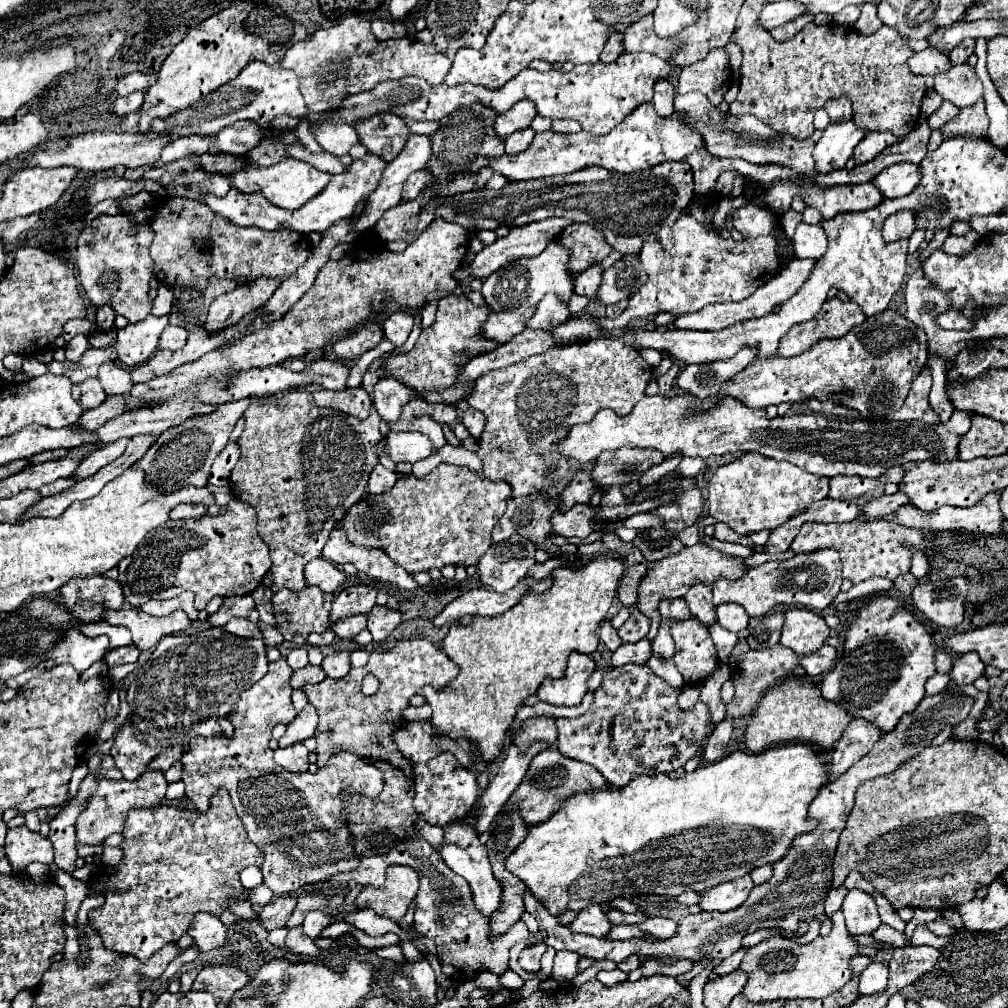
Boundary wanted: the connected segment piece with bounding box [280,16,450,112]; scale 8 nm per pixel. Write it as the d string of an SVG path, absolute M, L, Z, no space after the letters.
M346 16L336 26L318 30L310 38L288 48L282 68L294 70L300 80L300 94L306 106L314 112L328 112L328 98L346 98L364 90L372 90L378 82L396 80L404 76L420 76L428 84L438 86L450 70L450 58L440 54L434 44L420 44L416 38L376 40L370 30L370 20L360 16Z

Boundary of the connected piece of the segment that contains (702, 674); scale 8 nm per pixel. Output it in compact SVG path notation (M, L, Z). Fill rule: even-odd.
M674 620L672 636L676 642L674 662L682 674L682 678L692 684L694 680L704 680L718 666L716 648L708 628L704 628L698 620Z

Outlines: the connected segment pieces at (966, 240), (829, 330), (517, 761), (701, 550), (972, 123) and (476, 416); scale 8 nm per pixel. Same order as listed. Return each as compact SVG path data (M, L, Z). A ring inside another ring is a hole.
M968 232L966 236L950 234L946 238L946 242L942 244L942 250L948 254L954 254L954 256L964 256L978 244L978 240L980 240L980 236L976 232Z
M828 298L816 318L792 326L778 346L780 356L798 356L820 338L842 338L854 326L864 322L864 312L856 302L842 302L840 298Z
M536 742L522 754L514 744L510 744L508 754L506 754L504 762L500 764L496 776L490 780L488 788L480 796L480 812L476 814L476 824L474 824L476 834L484 834L490 828L494 816L502 810L502 806L510 798L510 794L518 788L520 780L524 778L530 758L536 756L538 752L542 752L544 748L548 748L548 744Z
M704 544L684 548L680 554L674 554L664 560L654 562L654 568L646 572L646 576L642 578L642 582L638 586L638 604L636 604L636 608L640 612L644 612L652 622L652 628L648 632L648 640L654 640L654 636L658 632L658 626L660 626L658 624L658 604L662 598L684 598L688 588L694 582L702 582L712 588L712 584L716 580L720 580L720 576L724 576L726 580L738 580L738 576L742 576L746 570L748 570L748 566L744 564L742 558L732 556L732 554L722 554L722 552L718 552L710 546L704 546Z
M980 100L980 104L974 104L970 108L962 108L958 116L954 116L952 120L948 120L948 124L942 126L942 132L946 138L954 136L954 134L982 134L988 130L988 114L986 114L986 106L984 100Z
M468 408L464 414L462 414L462 424L470 430L470 434L474 438L480 438L480 432L484 430L484 424L486 424L486 416L478 410L472 410Z

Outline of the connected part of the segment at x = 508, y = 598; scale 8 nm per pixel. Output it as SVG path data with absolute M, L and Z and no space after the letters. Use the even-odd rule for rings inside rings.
M550 578L544 580L522 580L520 584L516 584L514 588L510 588L508 592L492 592L486 588L478 588L478 590L470 590L464 592L460 598L456 598L454 602L450 602L436 618L432 618L432 624L436 628L454 622L466 614L470 616L496 616L506 612L508 608L512 608L528 590L532 592L544 592L550 586Z

